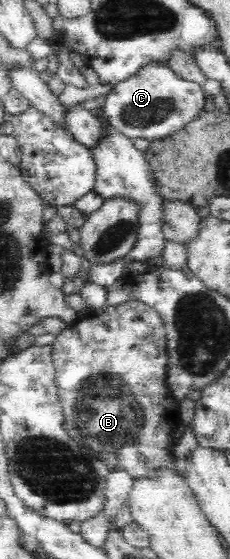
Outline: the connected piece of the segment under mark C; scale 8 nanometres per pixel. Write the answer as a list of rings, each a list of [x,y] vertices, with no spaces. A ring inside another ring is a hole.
[[[165,61],[143,63],[131,77],[113,85],[105,97],[105,116],[109,124],[132,140],[143,137],[150,142],[159,141],[199,121],[199,117],[205,113],[205,92],[202,86],[196,81],[179,77]]]

